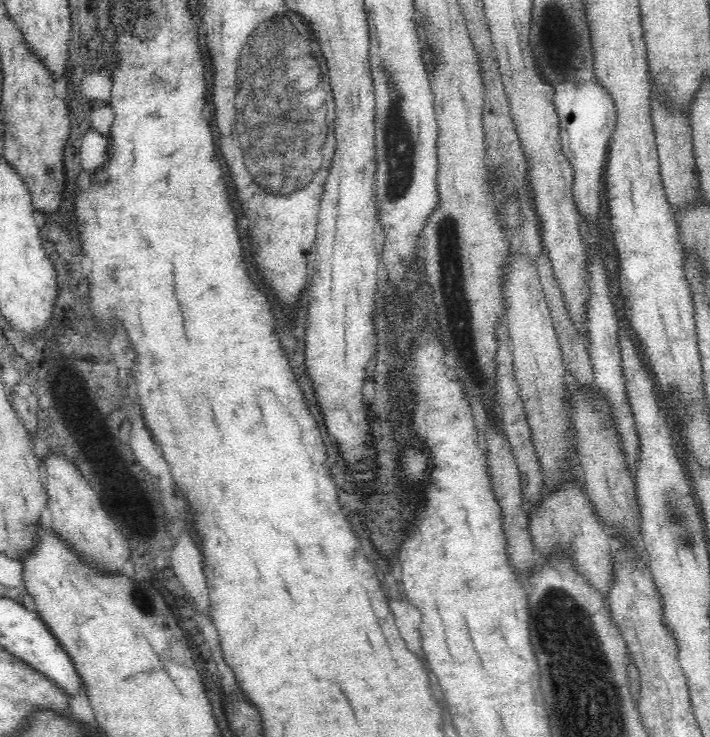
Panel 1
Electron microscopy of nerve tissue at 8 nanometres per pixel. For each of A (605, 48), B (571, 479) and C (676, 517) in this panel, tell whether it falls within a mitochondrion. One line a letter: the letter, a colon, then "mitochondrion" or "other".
A: other
B: other
C: mitochondrion

